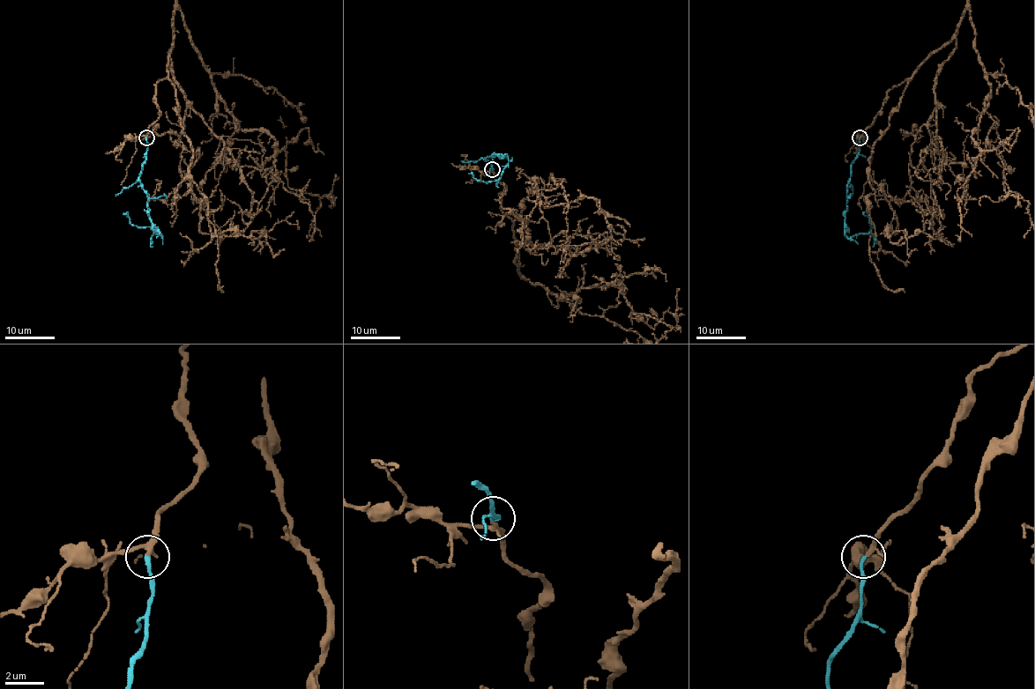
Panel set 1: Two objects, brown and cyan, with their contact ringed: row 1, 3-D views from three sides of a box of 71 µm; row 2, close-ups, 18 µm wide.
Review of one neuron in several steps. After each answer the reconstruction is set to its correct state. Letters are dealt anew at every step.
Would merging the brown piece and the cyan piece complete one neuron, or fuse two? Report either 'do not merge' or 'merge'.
merge

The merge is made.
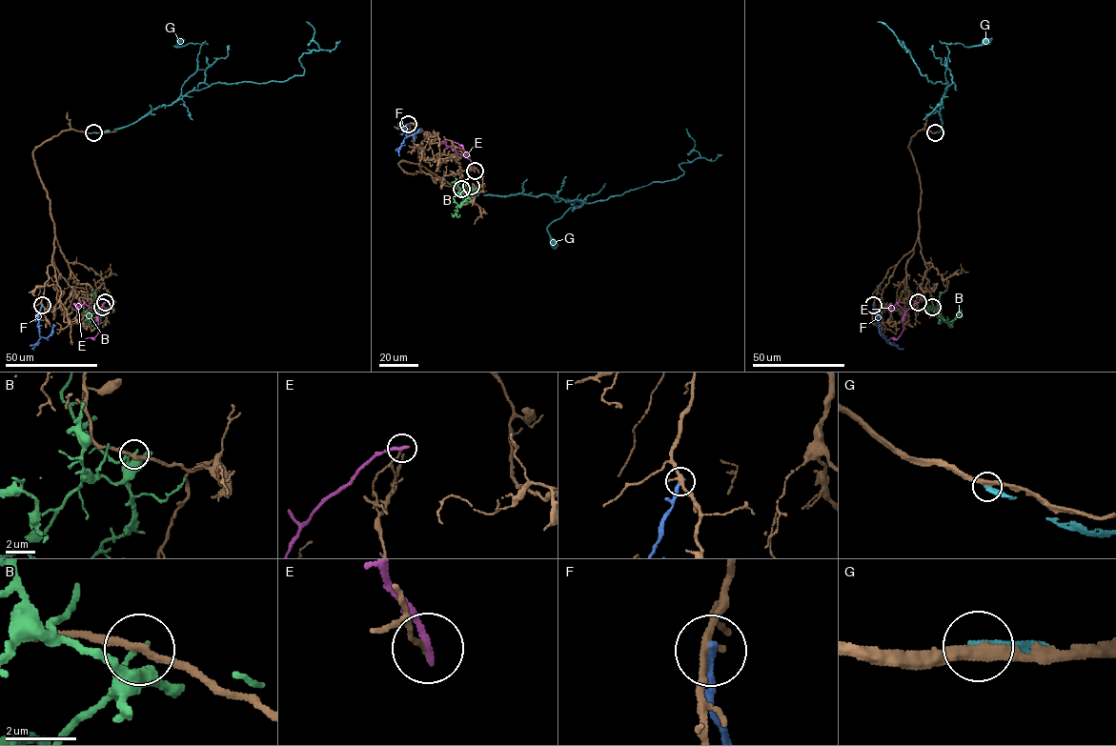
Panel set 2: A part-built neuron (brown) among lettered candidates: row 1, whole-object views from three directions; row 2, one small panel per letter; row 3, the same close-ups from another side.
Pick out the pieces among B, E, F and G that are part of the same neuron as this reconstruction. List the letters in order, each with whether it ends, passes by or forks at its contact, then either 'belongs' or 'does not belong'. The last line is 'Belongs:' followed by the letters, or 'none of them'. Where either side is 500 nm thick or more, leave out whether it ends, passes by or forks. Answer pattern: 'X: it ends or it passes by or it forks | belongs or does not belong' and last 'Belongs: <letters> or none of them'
B: it ends | does not belong
E: it ends | does not belong
F: it ends | does not belong
G: it ends | does not belong
Belongs: none of them

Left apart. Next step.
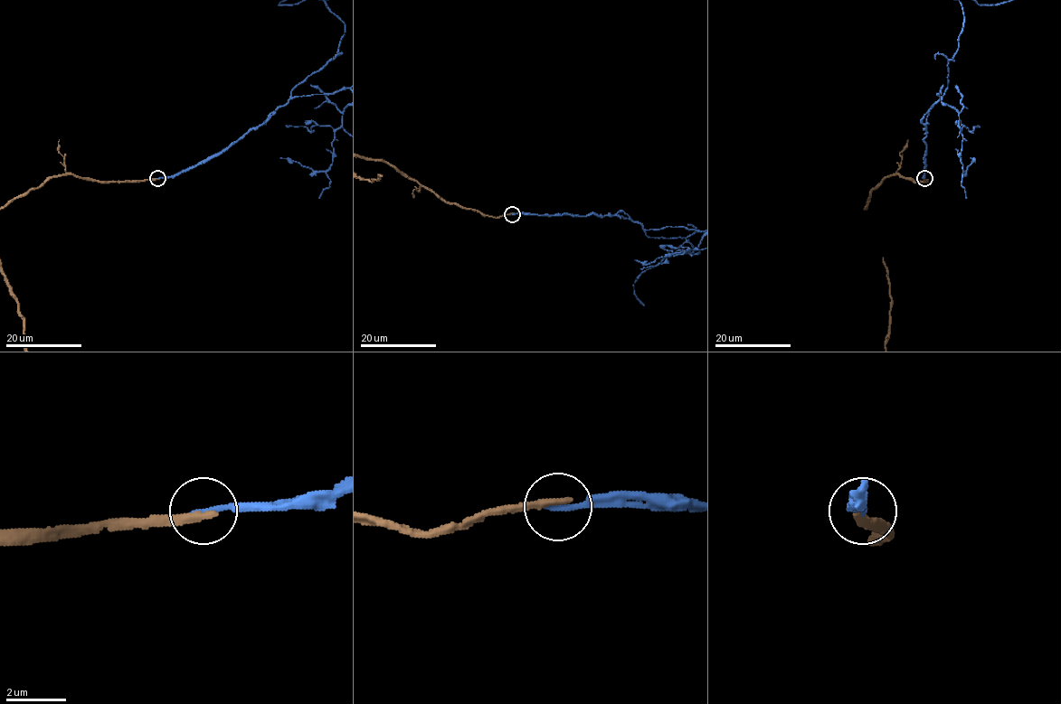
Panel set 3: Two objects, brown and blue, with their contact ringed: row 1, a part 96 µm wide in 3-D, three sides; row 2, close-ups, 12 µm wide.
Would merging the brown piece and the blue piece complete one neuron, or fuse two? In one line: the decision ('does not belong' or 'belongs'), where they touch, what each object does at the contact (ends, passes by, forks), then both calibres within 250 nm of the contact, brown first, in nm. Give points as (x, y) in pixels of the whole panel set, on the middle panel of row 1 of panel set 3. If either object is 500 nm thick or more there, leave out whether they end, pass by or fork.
belongs | (512, 214) | brown ends | blue ends | 300/200 nm

